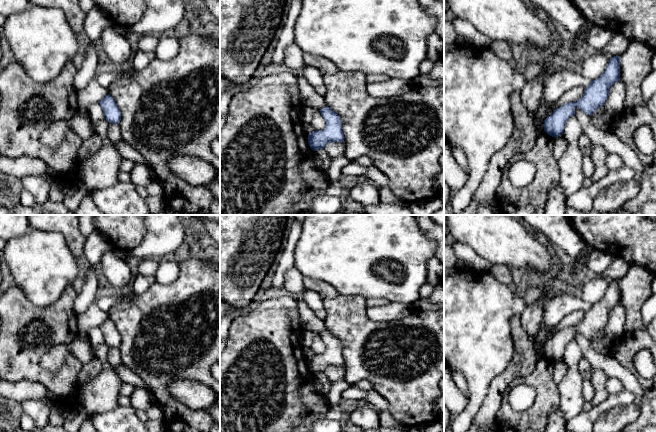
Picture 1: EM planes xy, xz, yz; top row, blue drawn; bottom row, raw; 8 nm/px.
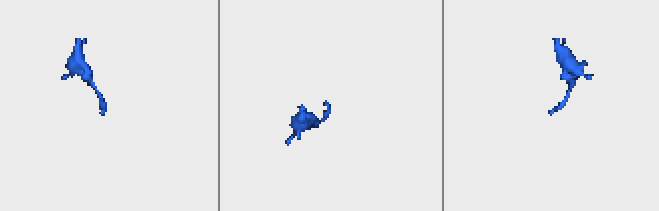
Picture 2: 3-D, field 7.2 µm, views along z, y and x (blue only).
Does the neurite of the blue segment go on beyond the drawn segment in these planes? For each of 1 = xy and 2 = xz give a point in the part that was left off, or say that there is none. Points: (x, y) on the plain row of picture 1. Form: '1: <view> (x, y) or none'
1: none
2: none

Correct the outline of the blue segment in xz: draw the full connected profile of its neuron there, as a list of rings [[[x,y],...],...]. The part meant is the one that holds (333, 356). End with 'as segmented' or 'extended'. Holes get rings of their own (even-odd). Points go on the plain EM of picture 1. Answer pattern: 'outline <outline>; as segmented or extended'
outline [[[327,329],[319,335],[326,348],[323,354],[313,355],[308,358],[308,368],[313,375],[324,373],[328,367],[344,365],[340,340]]]; as segmented

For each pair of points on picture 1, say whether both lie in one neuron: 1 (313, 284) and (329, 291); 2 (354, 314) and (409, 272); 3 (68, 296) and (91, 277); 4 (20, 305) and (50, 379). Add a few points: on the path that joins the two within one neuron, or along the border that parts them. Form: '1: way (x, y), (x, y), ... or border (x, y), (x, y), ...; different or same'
1: way (317, 285), (325, 290); same
2: border (342, 295), (361, 295), (365, 299); different
3: border (78, 294), (74, 303), (74, 313), (76, 316); different
4: way (20, 325), (15, 333), (16, 353), (30, 367); same

